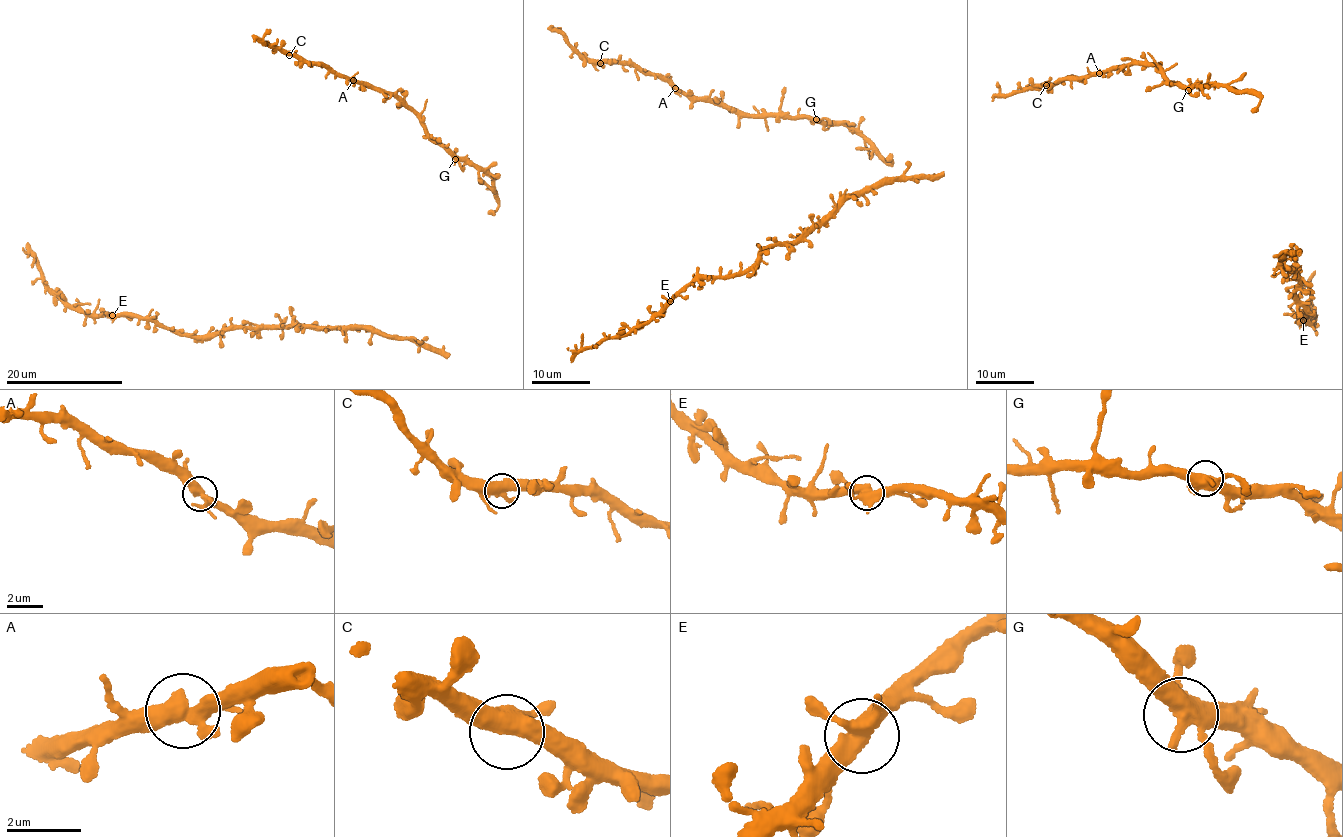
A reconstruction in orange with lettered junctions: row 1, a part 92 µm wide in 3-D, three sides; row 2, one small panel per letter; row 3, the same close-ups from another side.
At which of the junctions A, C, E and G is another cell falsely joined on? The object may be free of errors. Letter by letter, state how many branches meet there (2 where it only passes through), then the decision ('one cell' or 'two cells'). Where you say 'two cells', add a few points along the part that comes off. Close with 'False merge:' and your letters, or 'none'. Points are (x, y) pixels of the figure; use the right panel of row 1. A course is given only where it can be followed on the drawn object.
A: 4 | one cell
C: 4 | one cell
E: 4 | one cell
G: 4 | one cell
False merge: none

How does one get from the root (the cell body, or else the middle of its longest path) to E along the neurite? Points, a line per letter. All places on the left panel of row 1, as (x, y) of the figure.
E: (428, 337), (419, 341), (364, 328), (321, 329), (302, 324), (231, 327), (194, 335), (137, 317), (111, 315)

